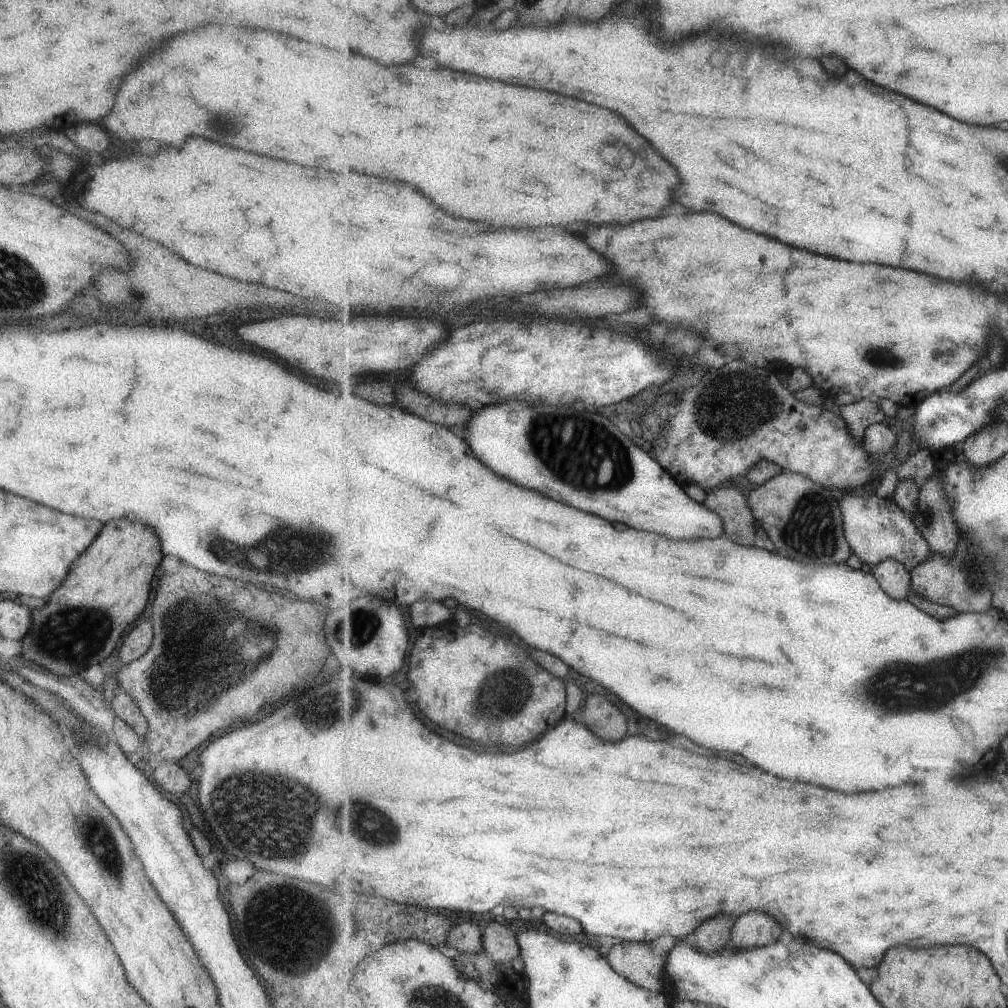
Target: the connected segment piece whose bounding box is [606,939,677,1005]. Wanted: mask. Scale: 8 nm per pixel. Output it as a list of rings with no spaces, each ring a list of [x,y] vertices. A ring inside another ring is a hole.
[[[659,940],[657,942],[630,942],[621,941],[619,944],[610,948],[606,959],[612,964],[612,967],[621,976],[633,981],[637,986],[651,989],[655,992],[663,992],[668,997],[669,1005],[674,1004],[673,990],[675,985],[673,981],[667,976],[665,966],[669,964],[669,953],[677,948],[677,943],[673,940]]]

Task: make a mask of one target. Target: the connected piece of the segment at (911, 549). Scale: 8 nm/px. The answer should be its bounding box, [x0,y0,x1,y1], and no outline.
[841,491,933,573]

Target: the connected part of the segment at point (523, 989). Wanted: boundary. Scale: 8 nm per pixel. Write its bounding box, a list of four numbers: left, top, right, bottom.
[453,953,529,1007]

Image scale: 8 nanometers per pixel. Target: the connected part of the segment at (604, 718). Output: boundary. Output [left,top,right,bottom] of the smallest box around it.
[582,694,627,740]

